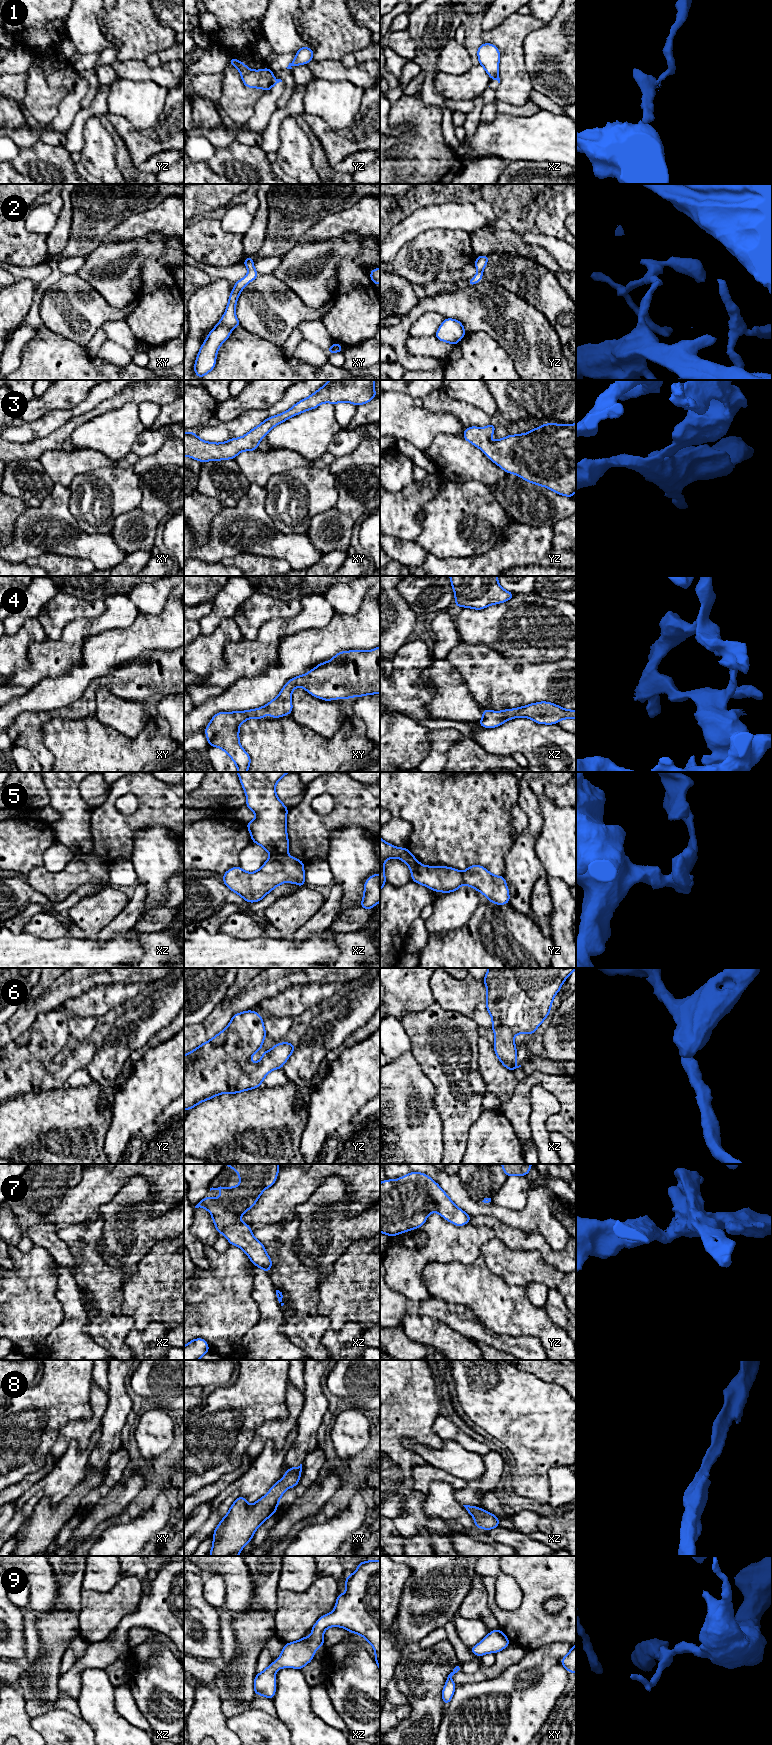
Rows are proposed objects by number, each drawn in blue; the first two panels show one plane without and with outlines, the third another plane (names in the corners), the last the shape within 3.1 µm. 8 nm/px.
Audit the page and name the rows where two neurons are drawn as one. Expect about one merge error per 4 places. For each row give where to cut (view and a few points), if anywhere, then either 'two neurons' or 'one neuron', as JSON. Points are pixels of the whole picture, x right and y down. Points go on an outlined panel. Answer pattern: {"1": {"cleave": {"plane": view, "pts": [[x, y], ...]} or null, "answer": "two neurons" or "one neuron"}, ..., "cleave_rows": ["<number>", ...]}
{"1": {"cleave": {"plane": "xz", "pts": [[498, 75], [491, 79]]}, "answer": "two neurons"}, "2": {"cleave": null, "answer": "one neuron"}, "3": {"cleave": null, "answer": "one neuron"}, "4": {"cleave": null, "answer": "one neuron"}, "5": {"cleave": {"plane": "xz", "pts": [[286, 853], [270, 855]]}, "answer": "two neurons"}, "6": {"cleave": null, "answer": "one neuron"}, "7": {"cleave": null, "answer": "one neuron"}, "8": {"cleave": null, "answer": "one neuron"}, "9": {"cleave": null, "answer": "one neuron"}, "cleave_rows": ["1", "5"]}

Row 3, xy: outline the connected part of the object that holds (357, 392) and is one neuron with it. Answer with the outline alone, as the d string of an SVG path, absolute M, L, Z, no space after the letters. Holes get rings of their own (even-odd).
M330 380L291 409L267 418L242 437L223 443L206 442L194 432L184 432L184 456L200 462L235 459L242 451L258 449L261 439L266 437L273 427L322 403L335 405L339 402L349 402L356 406L368 403L376 397L374 382L375 380Z

